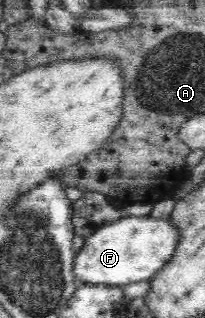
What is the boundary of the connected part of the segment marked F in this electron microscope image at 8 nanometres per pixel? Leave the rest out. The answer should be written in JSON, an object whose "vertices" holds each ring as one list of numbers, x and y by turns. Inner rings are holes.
{"vertices":[[126,216,92,232,76,254,74,272,82,284,122,287,130,282,150,280,175,256,180,230,172,220,146,216]]}

